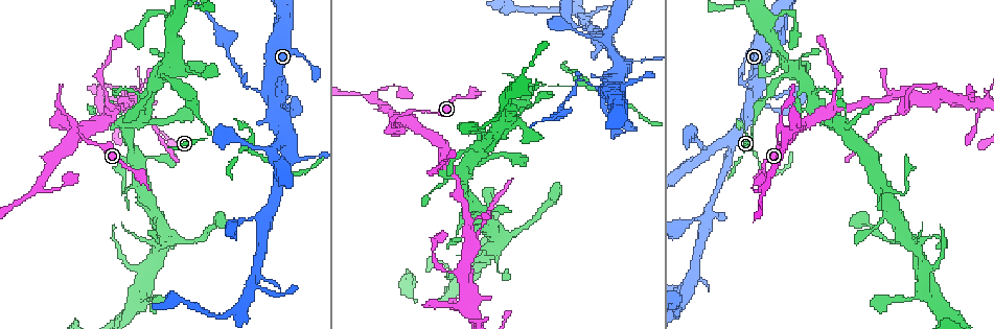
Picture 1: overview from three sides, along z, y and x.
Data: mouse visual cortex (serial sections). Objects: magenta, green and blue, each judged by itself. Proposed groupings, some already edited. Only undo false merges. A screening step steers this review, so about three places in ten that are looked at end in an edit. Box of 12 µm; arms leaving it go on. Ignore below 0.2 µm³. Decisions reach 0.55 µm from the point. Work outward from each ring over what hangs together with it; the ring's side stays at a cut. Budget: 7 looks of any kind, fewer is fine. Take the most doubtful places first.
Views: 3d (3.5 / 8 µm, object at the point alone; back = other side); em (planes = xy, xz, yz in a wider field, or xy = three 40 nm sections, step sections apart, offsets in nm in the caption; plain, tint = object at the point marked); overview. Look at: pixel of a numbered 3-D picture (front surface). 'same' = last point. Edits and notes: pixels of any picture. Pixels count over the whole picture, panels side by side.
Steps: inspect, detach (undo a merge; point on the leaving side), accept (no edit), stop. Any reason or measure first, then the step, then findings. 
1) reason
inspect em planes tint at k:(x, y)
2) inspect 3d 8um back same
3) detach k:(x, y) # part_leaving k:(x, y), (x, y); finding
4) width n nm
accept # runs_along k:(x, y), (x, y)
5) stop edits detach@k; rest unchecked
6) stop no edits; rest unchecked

abrupt turn
inspect 3d 3.5um at 1:(579, 80)

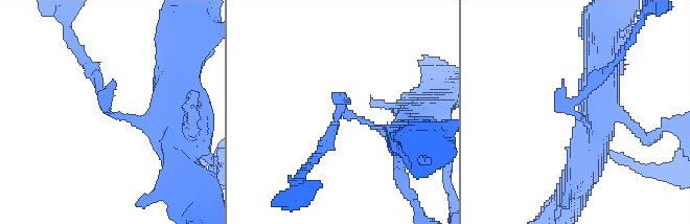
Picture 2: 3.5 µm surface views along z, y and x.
inspect em xy step 5 tint at 2:(572, 105)

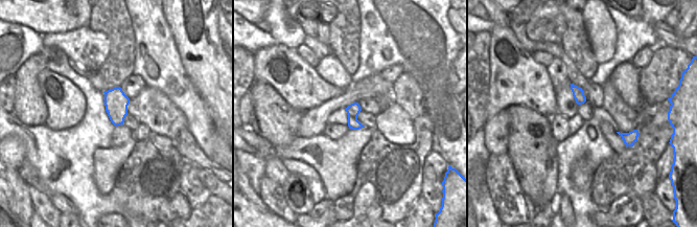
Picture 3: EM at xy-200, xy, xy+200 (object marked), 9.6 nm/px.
cut it another way
inspect em planes tint same

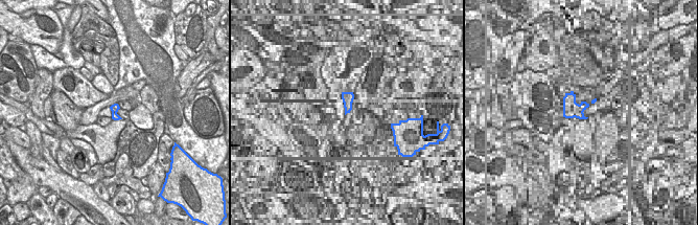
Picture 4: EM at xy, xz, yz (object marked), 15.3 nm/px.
accept # runs_along 2:(169, 126), (111, 115), (83, 58); continuous, no second cell

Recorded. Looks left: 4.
inspect 3d 3.5um at 1:(542, 84)

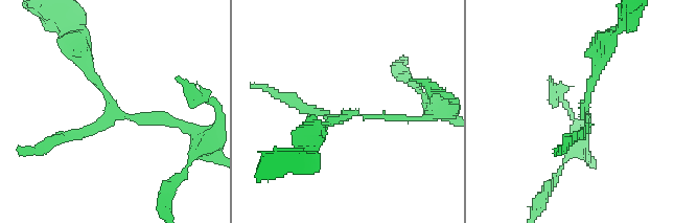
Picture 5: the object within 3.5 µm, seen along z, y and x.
need the tissue
inspect em planes tint at 5:(583, 104)

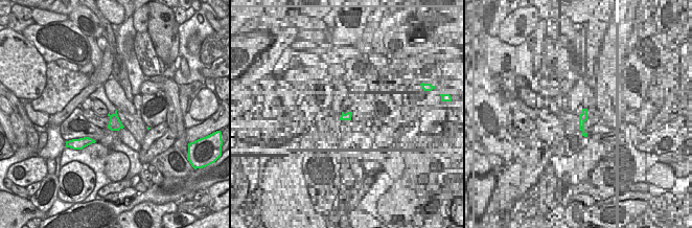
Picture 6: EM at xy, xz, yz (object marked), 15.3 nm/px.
accept # runs_along 5:(572, 138), (584, 129), (603, 45); all the same cell

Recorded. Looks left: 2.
arms part here
inspect 3d 3.5um at 1:(785, 134)

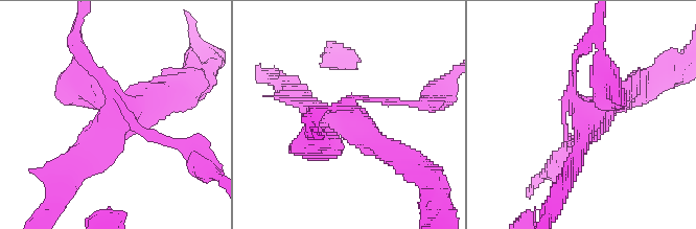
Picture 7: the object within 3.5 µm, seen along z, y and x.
inspect em xy step 3 tint at 7:(351, 120)

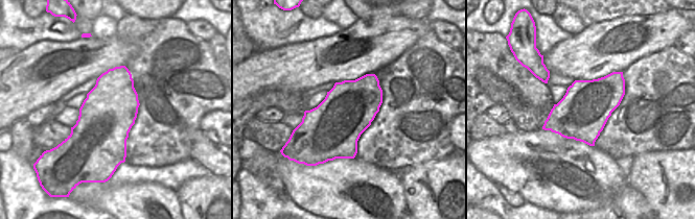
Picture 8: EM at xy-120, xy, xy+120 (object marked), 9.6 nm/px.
accept # runs_along 7:(567, 140), (623, 92); all the same cell

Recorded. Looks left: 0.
stop no edits; rest unchecked

